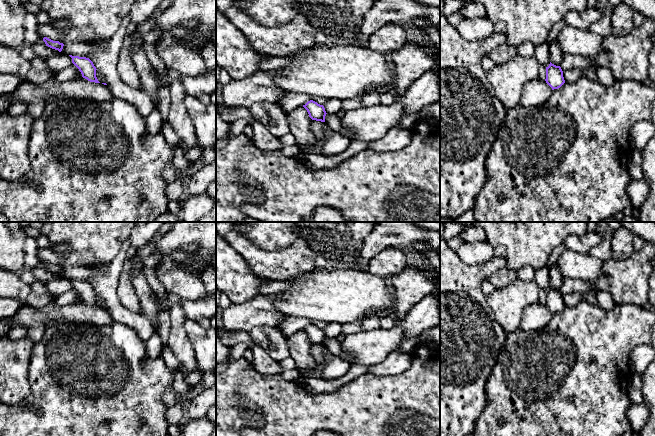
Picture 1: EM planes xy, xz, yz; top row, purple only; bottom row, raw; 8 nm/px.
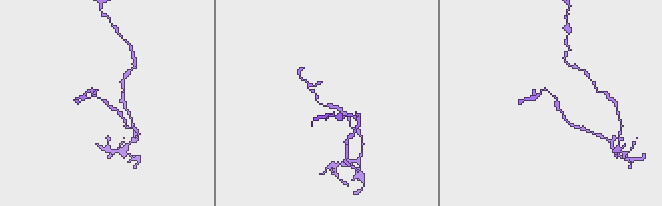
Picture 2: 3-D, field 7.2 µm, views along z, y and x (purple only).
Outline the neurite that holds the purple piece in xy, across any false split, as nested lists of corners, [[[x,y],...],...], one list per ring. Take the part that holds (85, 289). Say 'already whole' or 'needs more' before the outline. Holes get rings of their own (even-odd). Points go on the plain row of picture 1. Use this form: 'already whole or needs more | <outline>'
already whole | [[[72,280],[72,287],[79,293],[82,301],[90,306],[100,307],[96,301],[96,291],[93,286],[86,281]]]

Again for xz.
already whole | [[[310,324],[303,331],[307,334],[309,341],[312,344],[325,346],[326,335],[323,329],[318,328],[317,326]]]

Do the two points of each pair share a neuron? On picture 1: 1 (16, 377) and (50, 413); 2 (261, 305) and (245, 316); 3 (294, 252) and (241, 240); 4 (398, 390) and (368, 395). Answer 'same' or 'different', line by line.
1: different
2: same
3: same
4: same

